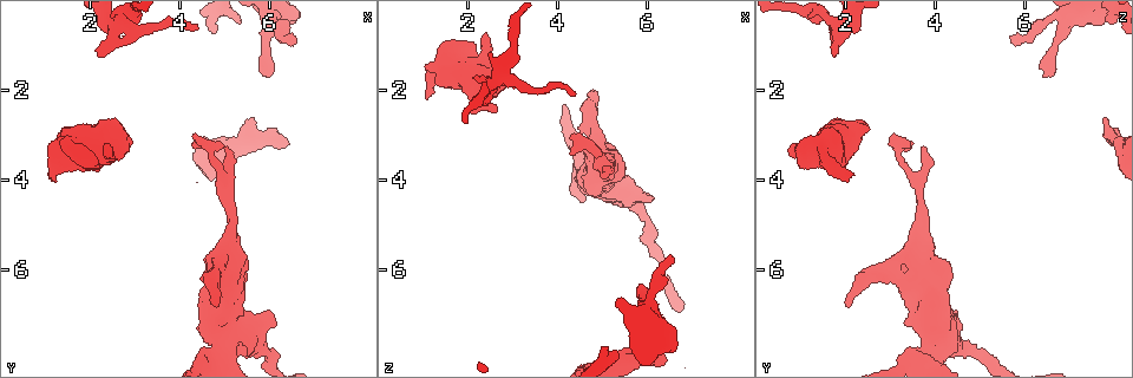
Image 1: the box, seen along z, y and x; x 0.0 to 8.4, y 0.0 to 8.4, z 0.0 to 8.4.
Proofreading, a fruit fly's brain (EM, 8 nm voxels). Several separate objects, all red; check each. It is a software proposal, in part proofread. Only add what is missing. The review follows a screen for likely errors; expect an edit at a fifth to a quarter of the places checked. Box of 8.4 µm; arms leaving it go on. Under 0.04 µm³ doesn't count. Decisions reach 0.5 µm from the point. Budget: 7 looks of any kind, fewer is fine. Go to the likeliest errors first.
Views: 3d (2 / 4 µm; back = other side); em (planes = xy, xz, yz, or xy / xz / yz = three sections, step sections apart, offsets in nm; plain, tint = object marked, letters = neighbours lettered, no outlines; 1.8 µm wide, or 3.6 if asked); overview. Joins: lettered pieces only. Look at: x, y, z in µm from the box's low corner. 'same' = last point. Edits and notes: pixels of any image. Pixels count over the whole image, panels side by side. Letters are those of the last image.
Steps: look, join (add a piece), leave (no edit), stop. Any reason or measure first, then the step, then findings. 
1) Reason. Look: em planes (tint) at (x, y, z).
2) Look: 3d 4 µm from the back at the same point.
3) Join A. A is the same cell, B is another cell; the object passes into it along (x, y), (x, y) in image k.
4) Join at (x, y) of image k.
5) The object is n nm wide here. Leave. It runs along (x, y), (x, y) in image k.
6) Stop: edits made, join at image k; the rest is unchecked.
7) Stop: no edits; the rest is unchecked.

Branch stops here. Look: em planes (tint) at (6.65, 0.90, 5.70).

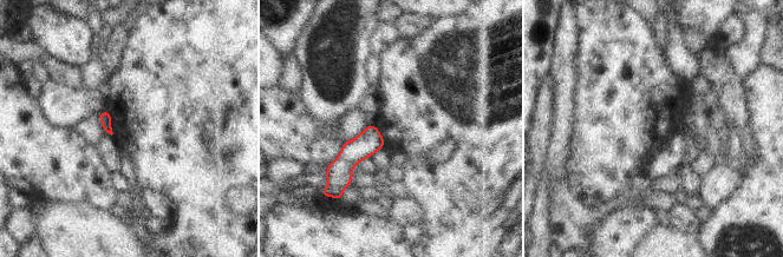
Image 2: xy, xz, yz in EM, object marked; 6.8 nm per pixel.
See the neighbours. Look: em planes (letters) at the same point.

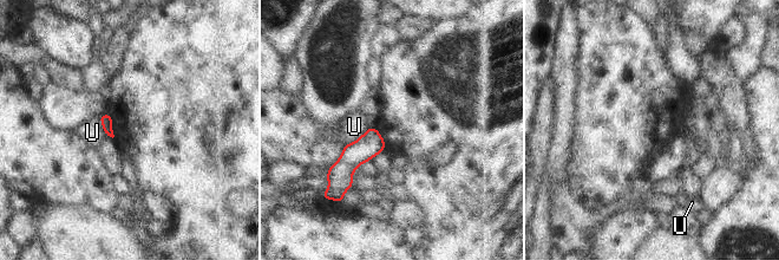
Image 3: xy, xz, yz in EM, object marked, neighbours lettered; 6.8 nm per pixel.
The longest contact is with U, 190 nm. Leave. U is another cell; none of them fits.

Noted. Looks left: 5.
An open end. Look: em planes (letters) at (4.40, 0.65, 2.15).

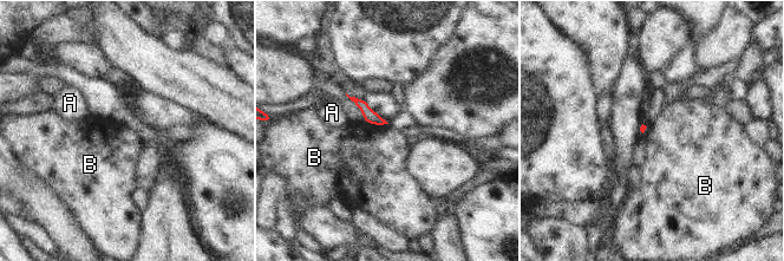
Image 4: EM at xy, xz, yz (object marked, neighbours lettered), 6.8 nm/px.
Leave. A and B are other cells; a border runs along (363, 121), (374, 124), (387, 124) in image 4; no lettered piece goes on from it.

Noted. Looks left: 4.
Free end. Look: 3d 2 µm at (1.10, 3.90, 2.20).

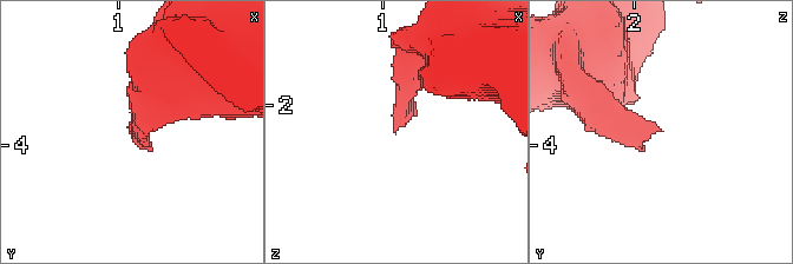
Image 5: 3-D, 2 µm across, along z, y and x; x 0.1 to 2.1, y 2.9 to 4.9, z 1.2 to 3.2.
Look: em planes (letters) at (1.08, 3.90, 2.20).

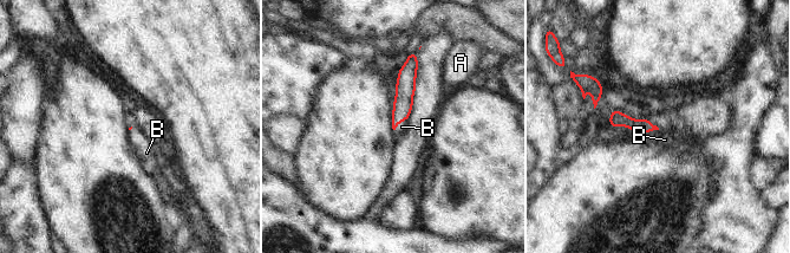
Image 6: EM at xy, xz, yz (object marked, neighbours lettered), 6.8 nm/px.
Join B. B is the same cell, A is another cell; the neuron continues.

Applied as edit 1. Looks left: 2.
Stop: edits made, join at image 6; the rest is unchecked.

